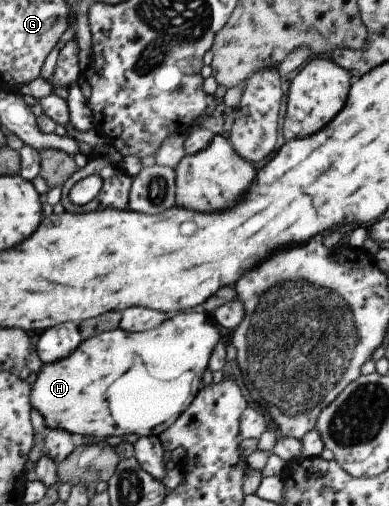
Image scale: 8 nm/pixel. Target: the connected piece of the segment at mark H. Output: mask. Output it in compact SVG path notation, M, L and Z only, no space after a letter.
M194 309L190 312L177 313L175 317L166 319L160 327L150 329L150 331L143 332L127 332L118 327L115 330L110 330L90 339L83 340L83 342L75 349L66 359L56 361L54 364L42 365L42 369L38 371L36 380L31 384L30 389L30 403L44 419L44 425L47 429L61 429L76 435L77 437L92 436L97 443L103 443L104 439L114 436L122 435L139 435L141 437L159 436L165 428L174 425L174 421L180 417L180 414L192 403L192 400L202 387L202 375L208 367L210 356L214 351L214 347L222 341L220 335L219 325L211 314L204 309Z

